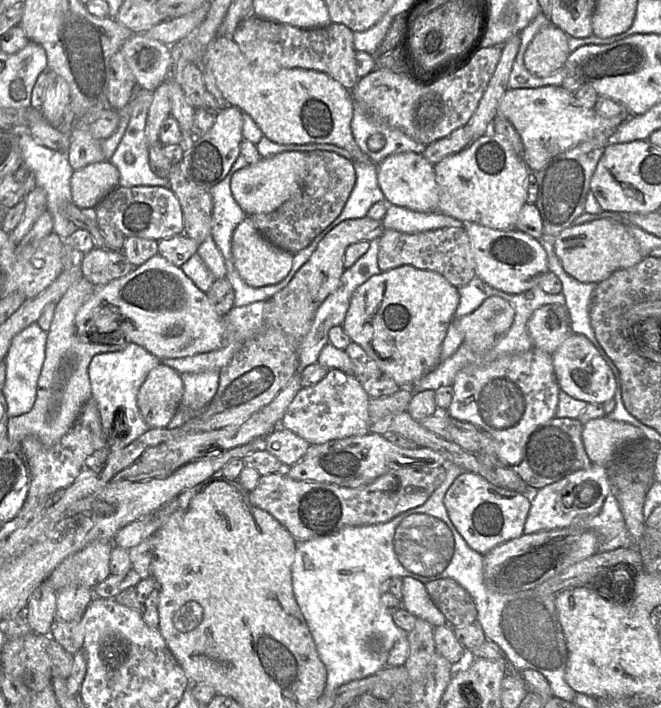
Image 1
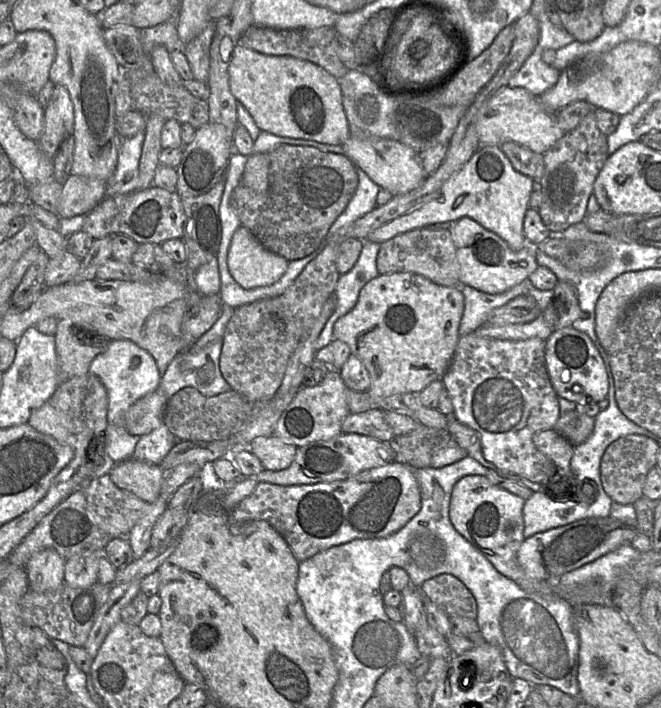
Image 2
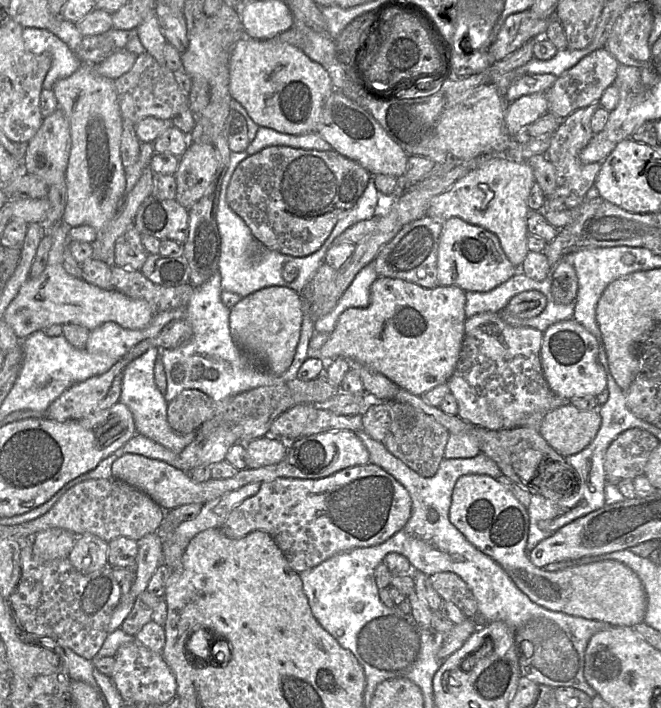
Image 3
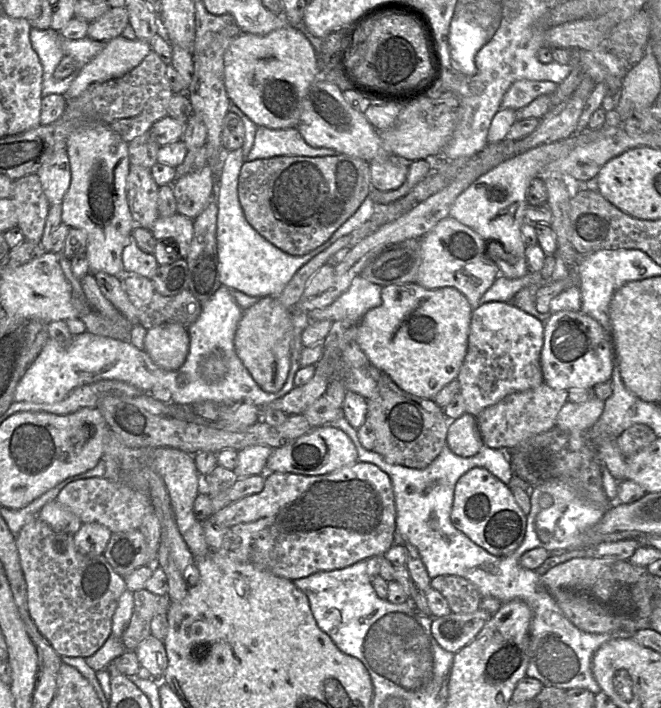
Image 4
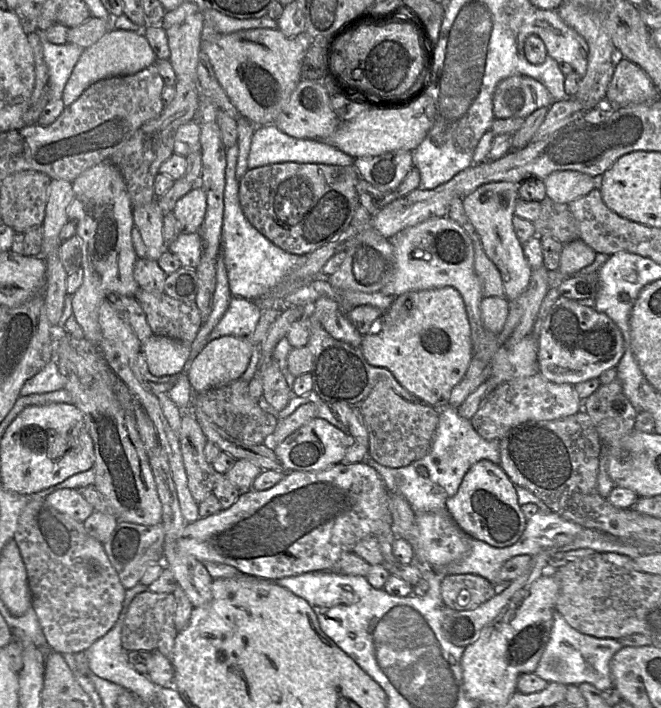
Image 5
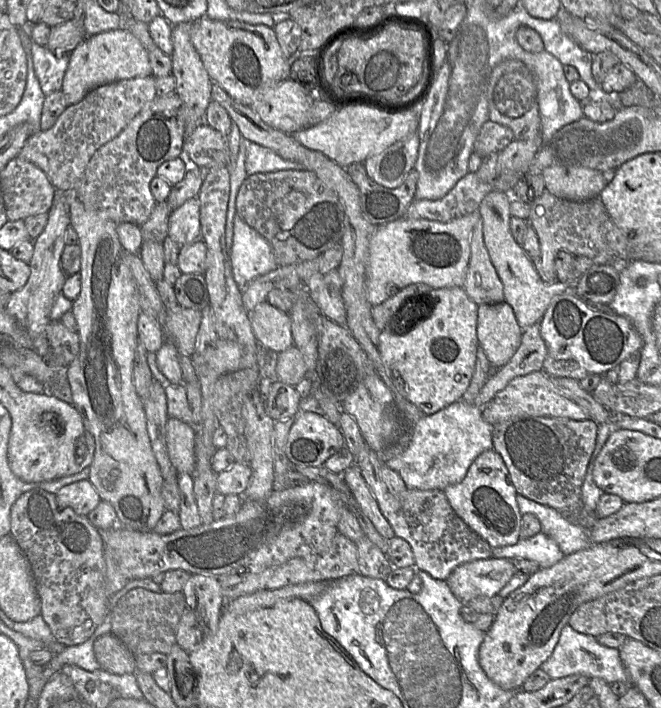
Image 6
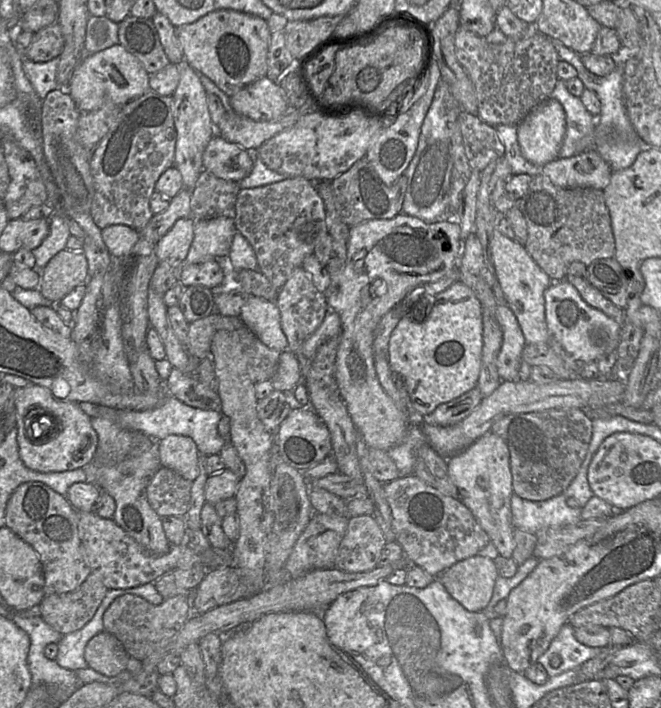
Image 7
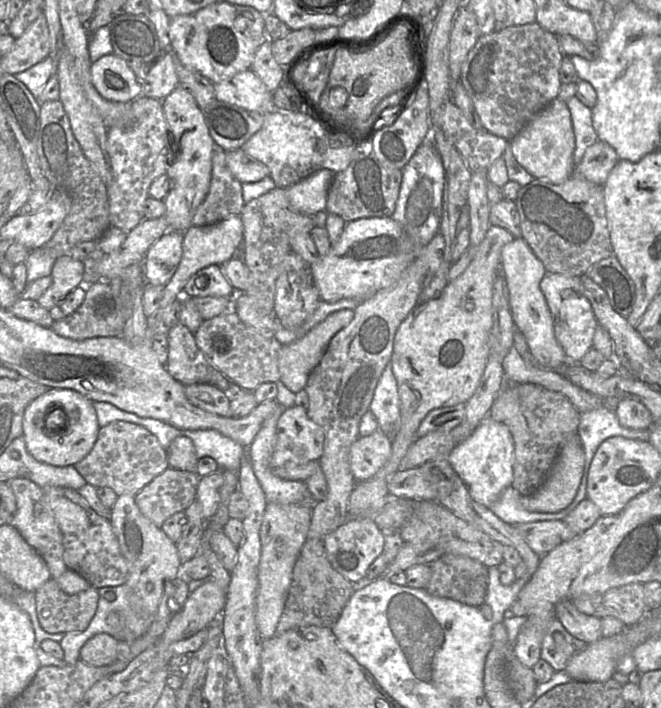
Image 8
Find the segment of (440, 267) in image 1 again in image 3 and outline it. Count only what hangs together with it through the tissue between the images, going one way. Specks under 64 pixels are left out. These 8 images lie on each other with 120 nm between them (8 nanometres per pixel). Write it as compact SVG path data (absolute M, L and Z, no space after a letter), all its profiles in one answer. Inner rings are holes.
M423 217L404 226L373 260L378 276L405 280L424 288L439 286L437 255L441 232L442 222L429 217Z

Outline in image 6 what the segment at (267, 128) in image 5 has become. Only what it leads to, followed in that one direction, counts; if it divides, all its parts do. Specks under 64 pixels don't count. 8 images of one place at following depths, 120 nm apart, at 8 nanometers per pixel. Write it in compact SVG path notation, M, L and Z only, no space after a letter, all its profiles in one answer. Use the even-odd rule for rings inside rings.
M251 142L247 149L245 169L247 176L280 170L304 170L298 162L283 159L274 151Z

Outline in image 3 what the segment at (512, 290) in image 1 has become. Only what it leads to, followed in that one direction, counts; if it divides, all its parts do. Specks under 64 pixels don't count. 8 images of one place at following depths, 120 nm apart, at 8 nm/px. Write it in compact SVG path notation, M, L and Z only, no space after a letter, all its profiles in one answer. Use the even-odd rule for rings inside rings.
M460 218L442 222L437 255L439 286L457 286L464 292L487 292L509 280L518 270L507 259L493 233Z

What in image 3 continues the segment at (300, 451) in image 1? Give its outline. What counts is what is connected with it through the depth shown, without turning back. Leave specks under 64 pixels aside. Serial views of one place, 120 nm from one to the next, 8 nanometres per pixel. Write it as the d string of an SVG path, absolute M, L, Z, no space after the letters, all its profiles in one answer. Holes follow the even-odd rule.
M263 436L245 444L247 468L258 469L279 463L286 456L288 443Z

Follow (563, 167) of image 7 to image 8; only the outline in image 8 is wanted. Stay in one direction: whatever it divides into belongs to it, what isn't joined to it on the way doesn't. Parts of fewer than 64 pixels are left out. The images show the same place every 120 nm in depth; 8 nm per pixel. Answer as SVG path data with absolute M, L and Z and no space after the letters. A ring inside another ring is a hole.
M597 140L586 149L581 161L575 165L574 174L603 186L618 160L617 153L610 144Z

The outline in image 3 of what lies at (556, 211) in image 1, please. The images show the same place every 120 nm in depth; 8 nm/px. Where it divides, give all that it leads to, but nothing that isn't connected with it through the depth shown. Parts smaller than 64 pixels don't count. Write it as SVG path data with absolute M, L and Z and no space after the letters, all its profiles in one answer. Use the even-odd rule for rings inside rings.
M595 102L576 110L566 117L552 134L551 144L545 155L556 171L556 189L552 194L545 196L543 209L540 212L577 209L584 202L587 191L594 186L601 163L584 164L580 161L579 155L595 135L590 122L598 107L599 102Z

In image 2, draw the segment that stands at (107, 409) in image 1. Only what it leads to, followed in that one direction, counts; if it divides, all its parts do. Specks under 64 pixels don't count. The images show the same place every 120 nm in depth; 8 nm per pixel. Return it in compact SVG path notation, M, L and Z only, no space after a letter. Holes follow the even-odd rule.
M125 339L111 340L106 351L92 360L88 373L97 376L106 388L108 395L107 427L111 424L118 427L119 415L125 414L136 401L159 388L162 377L154 357L136 343ZM163 422L149 434L140 436L130 459L159 464L179 441L184 440L174 436Z

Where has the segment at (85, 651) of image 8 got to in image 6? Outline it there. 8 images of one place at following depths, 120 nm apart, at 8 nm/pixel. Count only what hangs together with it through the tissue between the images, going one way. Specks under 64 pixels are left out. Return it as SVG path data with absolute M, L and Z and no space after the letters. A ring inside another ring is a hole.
M113 633L100 636L93 645L94 655L101 669L121 675L135 673L136 656Z

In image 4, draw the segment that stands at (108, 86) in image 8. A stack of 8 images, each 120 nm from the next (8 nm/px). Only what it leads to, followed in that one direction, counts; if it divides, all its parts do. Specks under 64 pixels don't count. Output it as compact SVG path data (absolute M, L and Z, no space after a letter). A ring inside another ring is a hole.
M123 36L105 42L102 50L84 65L70 84L65 98L80 96L90 85L120 78L137 67L152 51L148 42Z

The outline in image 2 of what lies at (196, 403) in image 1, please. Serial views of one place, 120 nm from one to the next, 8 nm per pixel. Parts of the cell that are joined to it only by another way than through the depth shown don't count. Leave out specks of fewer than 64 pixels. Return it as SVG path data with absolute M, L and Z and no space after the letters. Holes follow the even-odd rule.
M215 340L202 348L192 346L175 356L159 386L168 401L185 387L193 387L207 397L231 390L220 370L222 347L223 340Z

